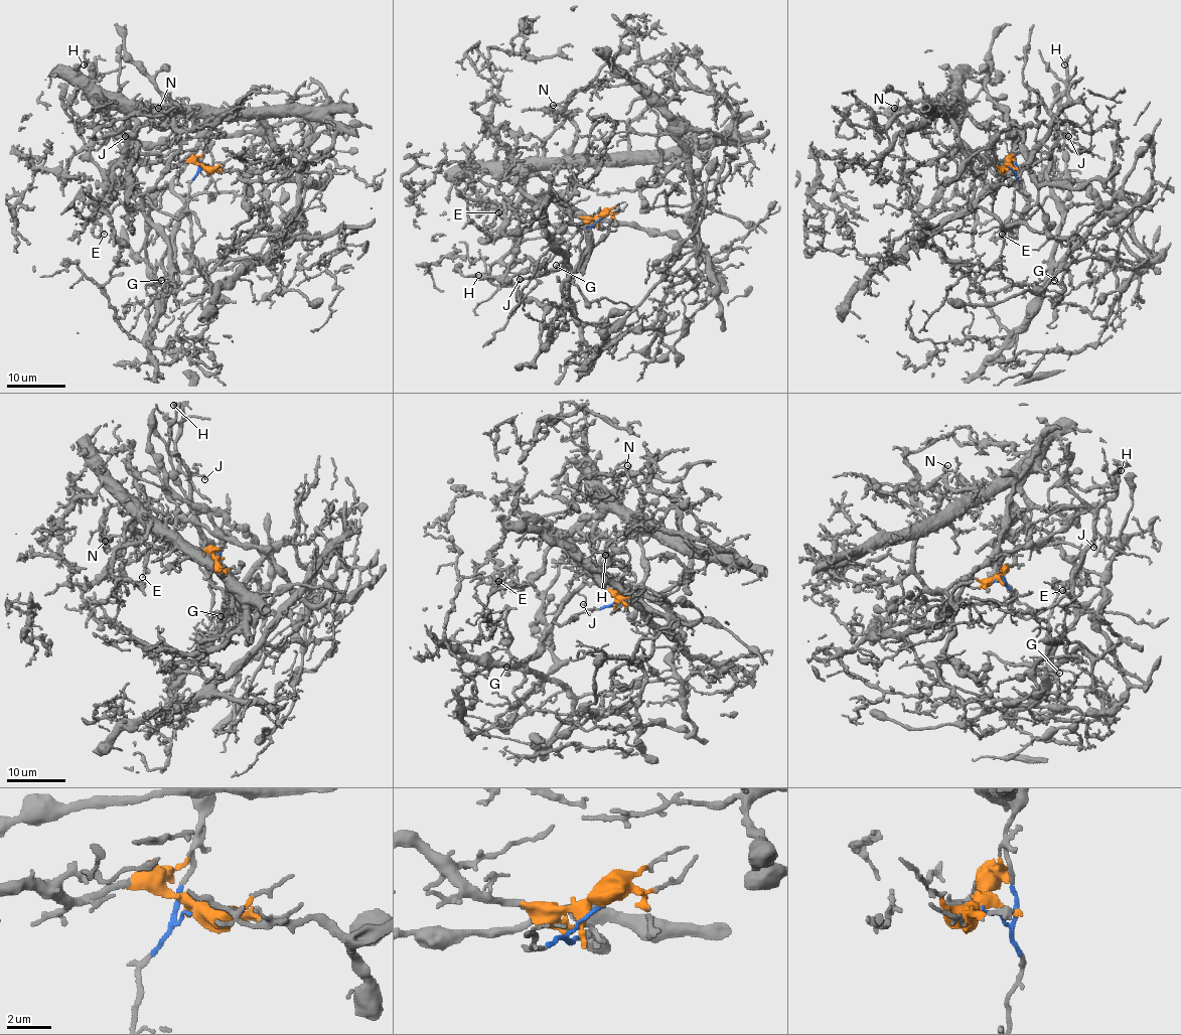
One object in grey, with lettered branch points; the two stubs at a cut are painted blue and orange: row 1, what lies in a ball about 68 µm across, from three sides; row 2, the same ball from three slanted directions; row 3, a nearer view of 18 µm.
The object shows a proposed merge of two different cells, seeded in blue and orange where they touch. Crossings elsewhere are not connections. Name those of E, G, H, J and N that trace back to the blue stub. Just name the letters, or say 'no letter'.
G, H, J

